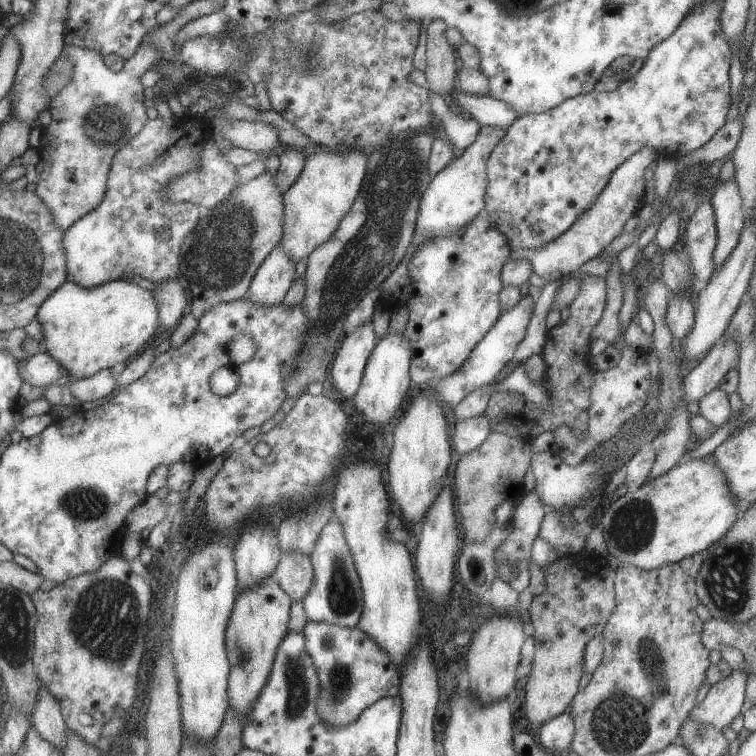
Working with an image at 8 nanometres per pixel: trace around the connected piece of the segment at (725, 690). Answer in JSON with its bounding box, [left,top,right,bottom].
[690,660,749,731]

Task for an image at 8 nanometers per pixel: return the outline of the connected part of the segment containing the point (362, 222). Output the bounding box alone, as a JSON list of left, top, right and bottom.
[283,132,434,398]

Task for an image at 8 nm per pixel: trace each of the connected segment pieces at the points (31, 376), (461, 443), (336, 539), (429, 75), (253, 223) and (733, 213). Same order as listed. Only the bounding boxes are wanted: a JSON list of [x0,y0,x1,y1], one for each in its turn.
[[18,351,67,388],[450,414,489,455],[300,522,363,627],[423,20,459,103],[178,151,283,318],[711,176,744,268]]

